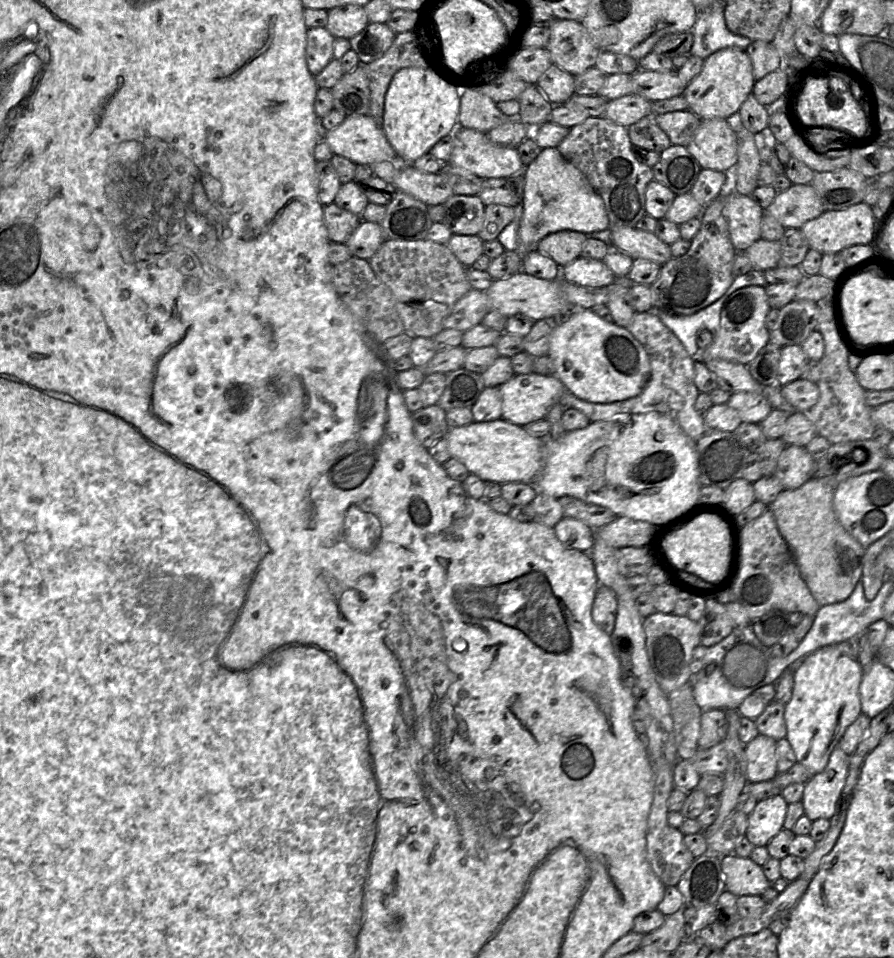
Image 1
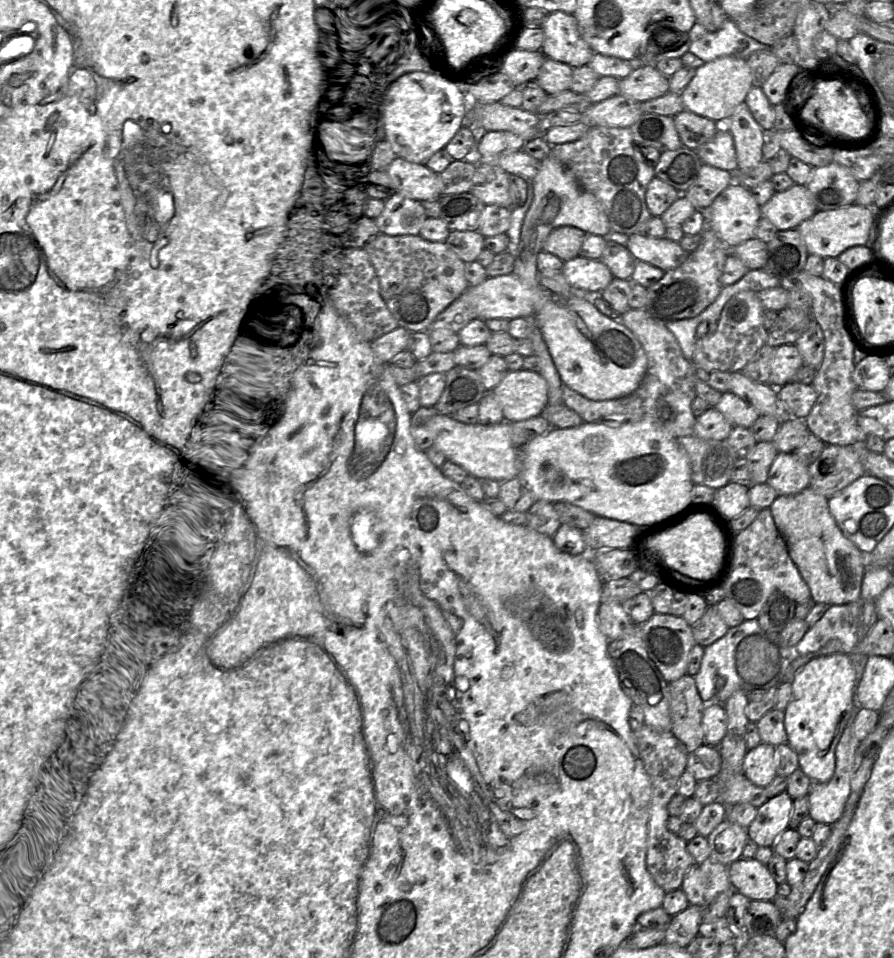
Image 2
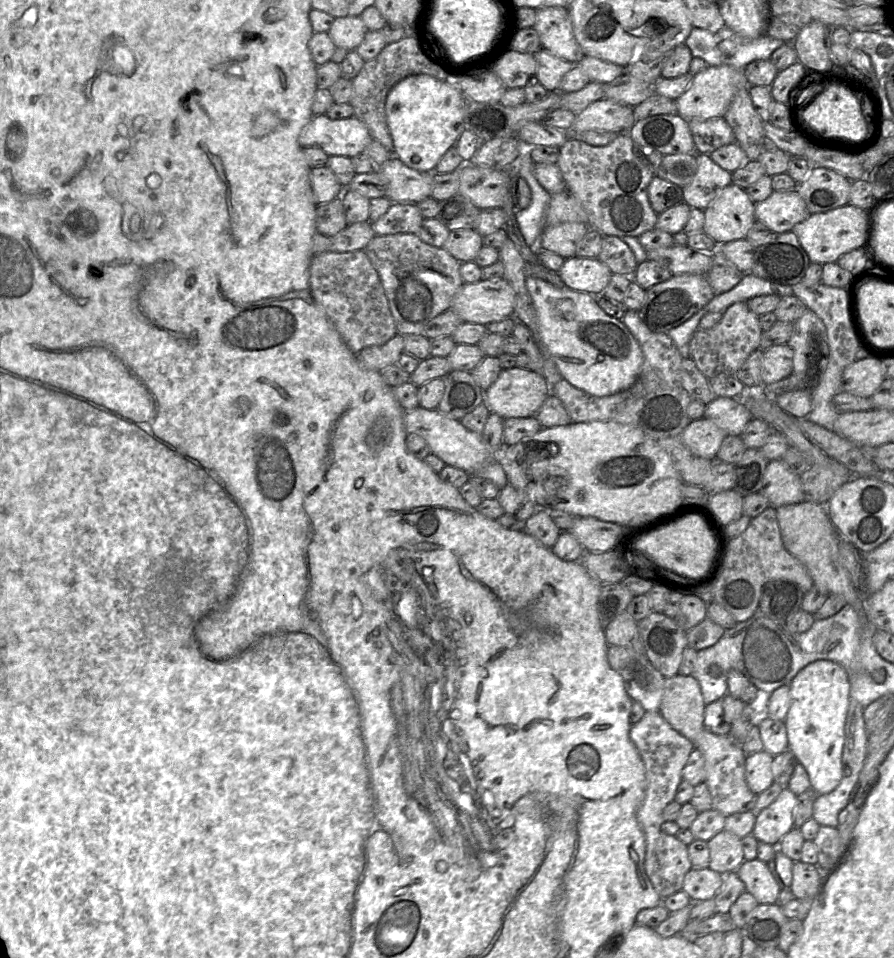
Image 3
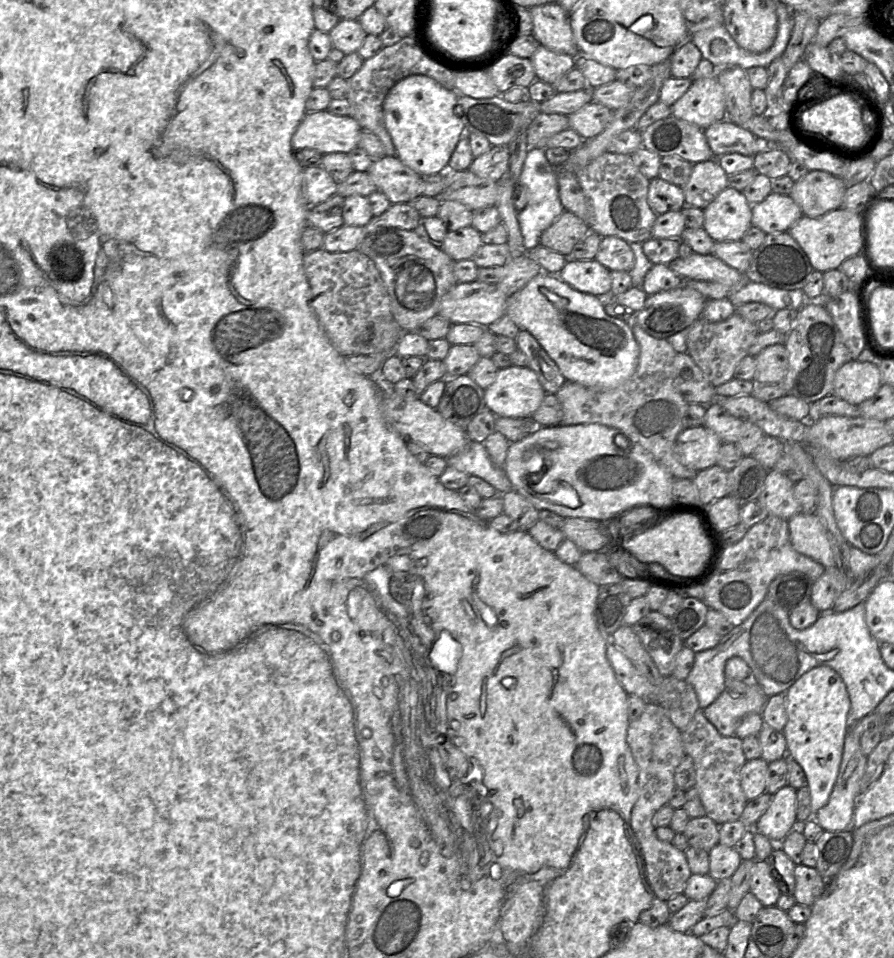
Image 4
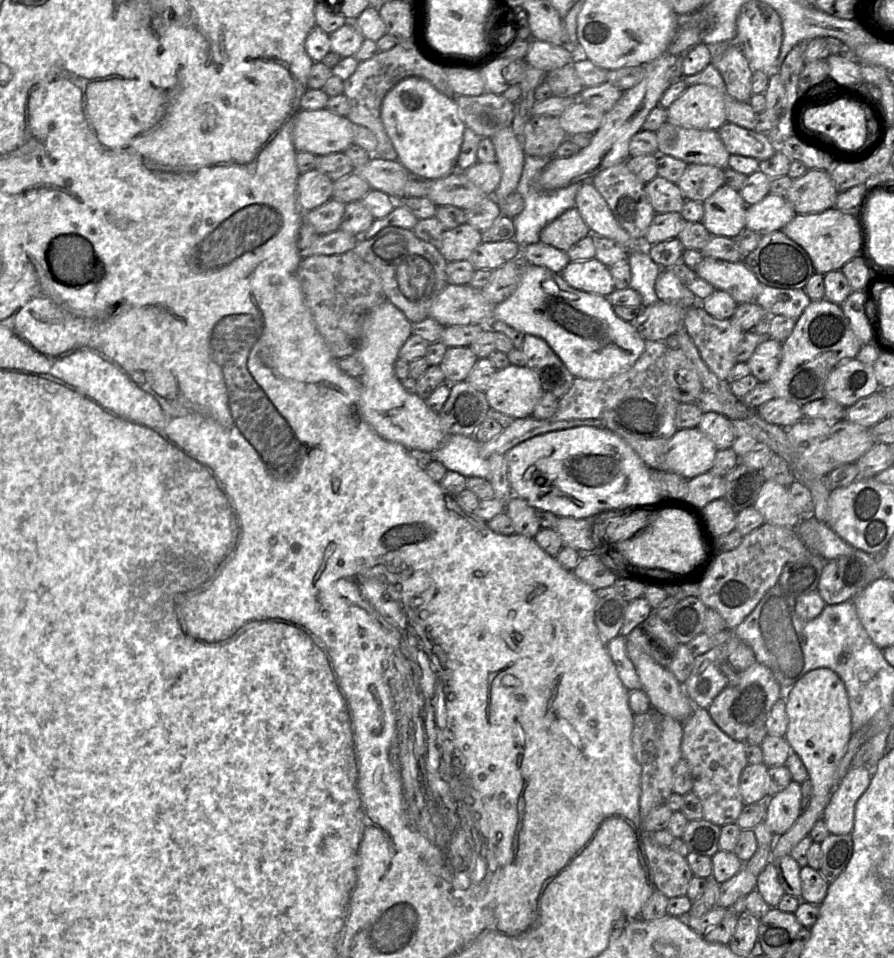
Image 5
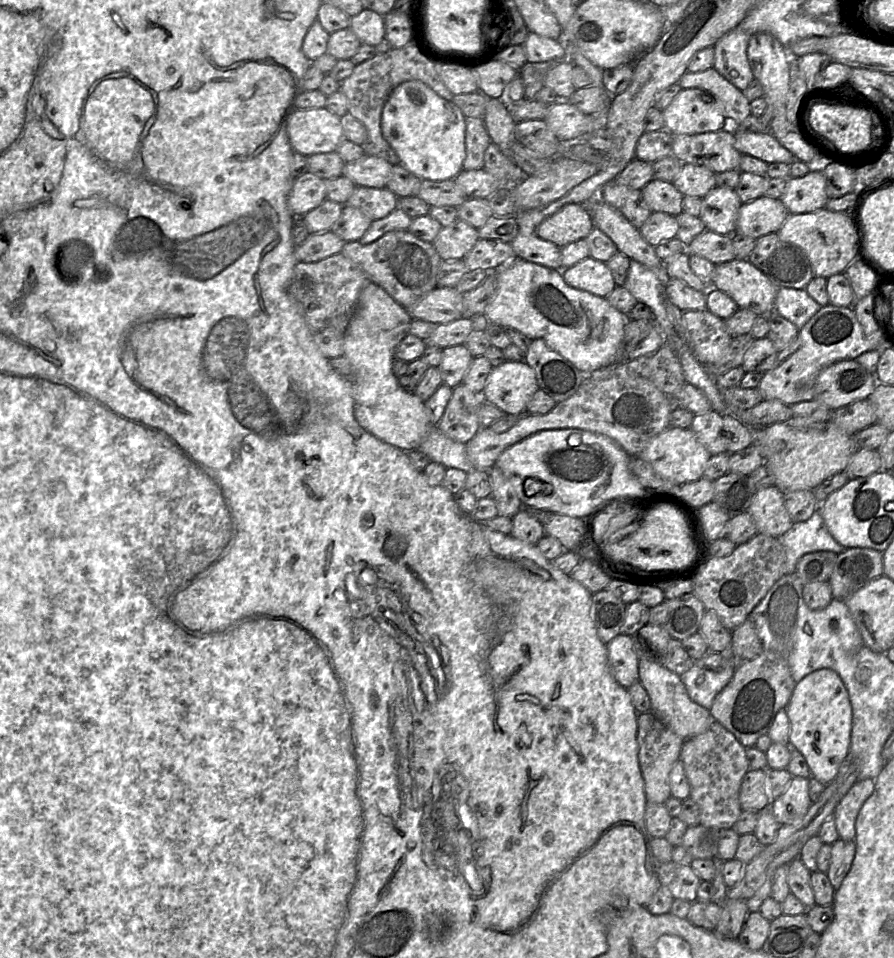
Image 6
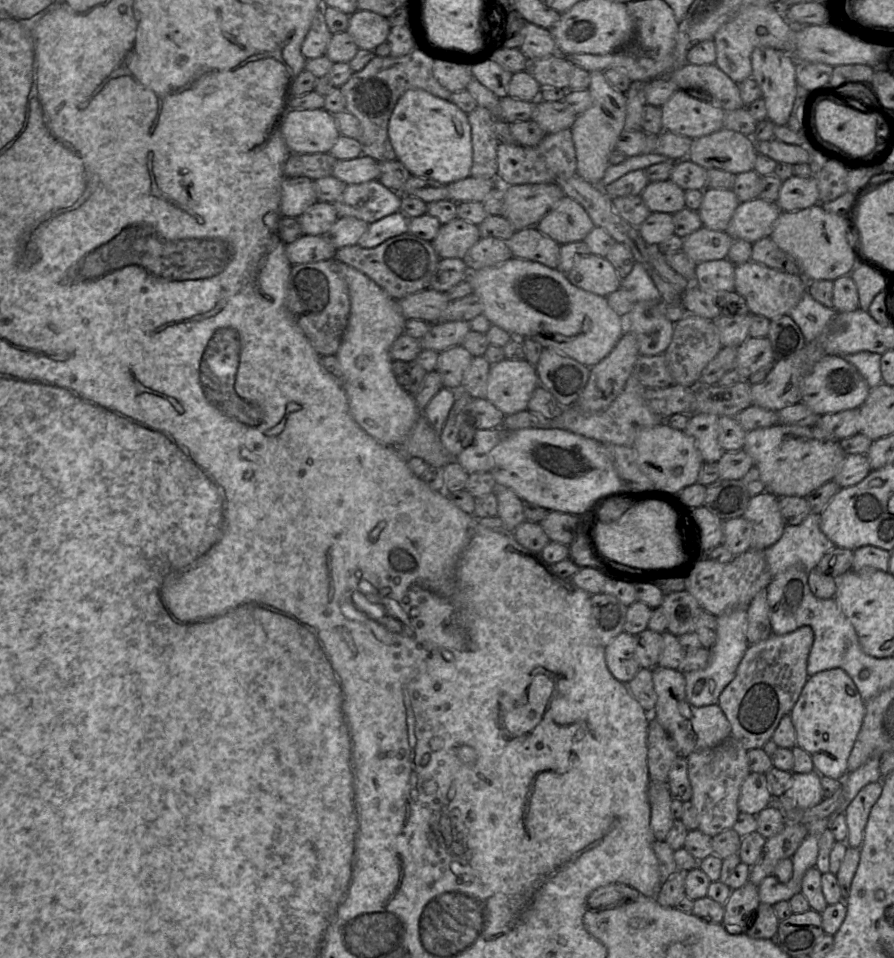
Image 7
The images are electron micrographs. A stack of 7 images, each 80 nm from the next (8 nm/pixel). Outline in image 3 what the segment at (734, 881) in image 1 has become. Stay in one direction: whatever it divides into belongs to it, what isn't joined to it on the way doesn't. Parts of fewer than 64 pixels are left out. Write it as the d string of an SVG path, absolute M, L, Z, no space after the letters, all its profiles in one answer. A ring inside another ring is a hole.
M755 858L745 860L735 871L759 904L777 903L781 890L768 864Z

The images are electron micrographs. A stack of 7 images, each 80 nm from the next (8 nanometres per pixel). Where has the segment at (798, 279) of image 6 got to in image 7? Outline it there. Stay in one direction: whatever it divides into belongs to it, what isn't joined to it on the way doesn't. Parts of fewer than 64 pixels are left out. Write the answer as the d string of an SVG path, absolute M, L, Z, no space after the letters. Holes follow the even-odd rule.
M770 236L753 243L751 260L778 271L801 275L796 260L783 251Z

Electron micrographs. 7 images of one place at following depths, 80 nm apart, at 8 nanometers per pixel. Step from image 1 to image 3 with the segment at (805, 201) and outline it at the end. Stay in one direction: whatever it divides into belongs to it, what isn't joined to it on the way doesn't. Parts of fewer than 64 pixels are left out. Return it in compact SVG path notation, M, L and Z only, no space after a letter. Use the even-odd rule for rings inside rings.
M797 188L792 190L773 190L763 201L755 203L754 214L774 233L791 231L793 227L804 221L810 212Z

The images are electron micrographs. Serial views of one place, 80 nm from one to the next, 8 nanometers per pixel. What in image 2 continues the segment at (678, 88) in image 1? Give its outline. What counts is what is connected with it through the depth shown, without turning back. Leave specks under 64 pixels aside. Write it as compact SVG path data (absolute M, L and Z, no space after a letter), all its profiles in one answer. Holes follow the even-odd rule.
M636 65L628 77L619 81L619 94L639 103L660 97L667 92L669 78L651 65Z

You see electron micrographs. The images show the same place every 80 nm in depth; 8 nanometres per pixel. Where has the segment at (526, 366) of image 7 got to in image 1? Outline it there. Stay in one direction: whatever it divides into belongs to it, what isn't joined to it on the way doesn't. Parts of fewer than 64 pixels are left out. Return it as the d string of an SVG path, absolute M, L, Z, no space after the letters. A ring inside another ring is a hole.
M515 374L500 387L503 419L525 426L546 418L550 408L563 402L566 388L555 375Z

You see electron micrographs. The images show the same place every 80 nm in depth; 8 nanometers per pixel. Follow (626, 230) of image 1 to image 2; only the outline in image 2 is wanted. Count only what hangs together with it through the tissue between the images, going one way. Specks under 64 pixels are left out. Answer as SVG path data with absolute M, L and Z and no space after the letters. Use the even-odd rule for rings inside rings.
M640 233L629 235L626 247L637 261L647 262L664 271L677 268L690 254L679 242L666 237L647 237Z

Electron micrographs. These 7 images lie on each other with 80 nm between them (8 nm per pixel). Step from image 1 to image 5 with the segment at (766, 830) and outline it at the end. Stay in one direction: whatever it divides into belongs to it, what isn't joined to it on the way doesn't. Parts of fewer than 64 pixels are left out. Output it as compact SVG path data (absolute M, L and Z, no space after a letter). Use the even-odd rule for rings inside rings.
M792 780L784 790L767 799L763 821L778 837L795 824L802 812L801 784Z

